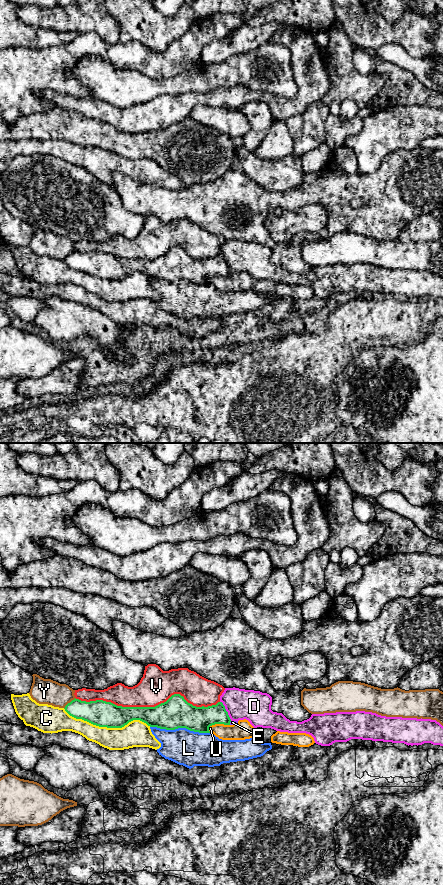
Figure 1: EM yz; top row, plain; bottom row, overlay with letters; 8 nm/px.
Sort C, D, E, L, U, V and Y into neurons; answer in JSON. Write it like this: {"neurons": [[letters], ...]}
{"neurons": [["C"], ["D"], ["E", "U"], ["L"], ["V"], ["Y"]]}

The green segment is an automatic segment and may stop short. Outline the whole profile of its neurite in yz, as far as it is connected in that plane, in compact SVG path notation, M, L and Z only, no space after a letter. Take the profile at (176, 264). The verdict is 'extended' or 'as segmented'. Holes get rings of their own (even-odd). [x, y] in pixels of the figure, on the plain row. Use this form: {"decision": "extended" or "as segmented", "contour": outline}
{"decision": "as segmented", "contour": "M180 246L172 247L166 254L155 259L122 259L103 252L81 253L74 251L65 258L65 263L76 271L107 280L122 280L133 272L140 272L150 279L166 282L186 280L199 285L210 285L209 279L215 276L230 277L231 271L222 254L208 259L196 259L188 255Z"}

